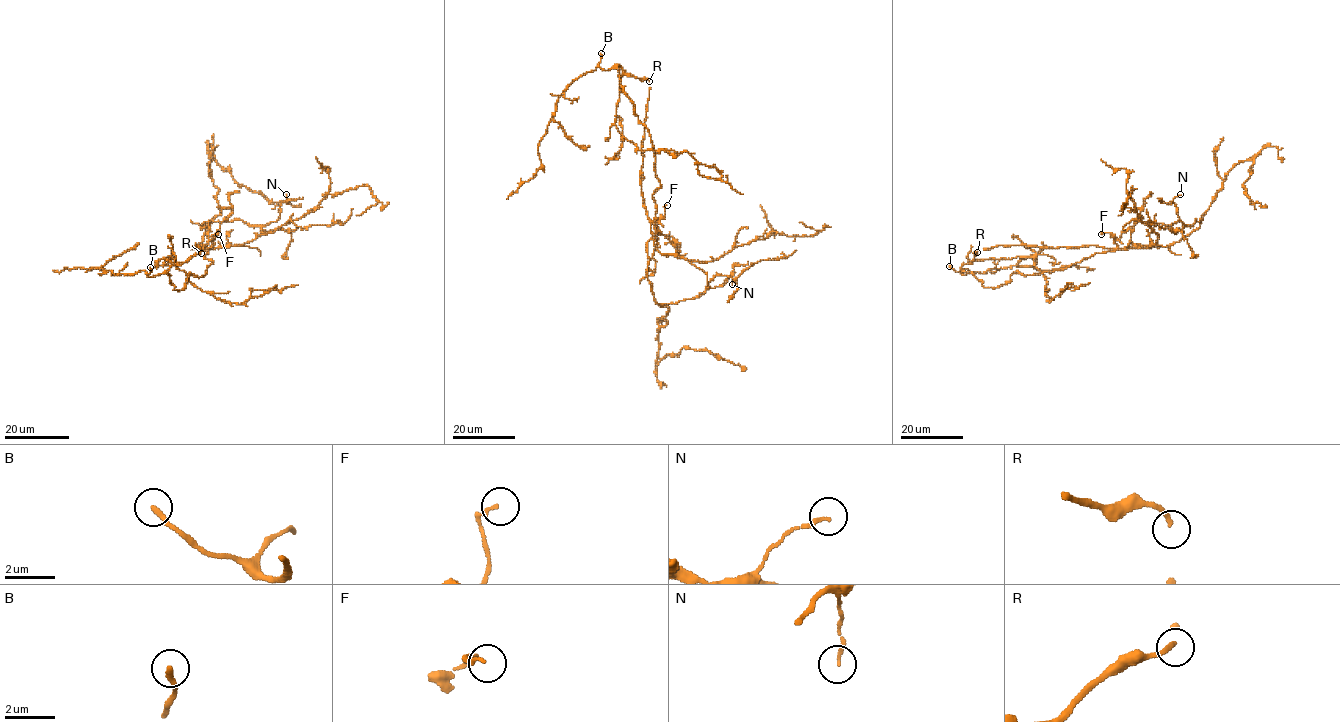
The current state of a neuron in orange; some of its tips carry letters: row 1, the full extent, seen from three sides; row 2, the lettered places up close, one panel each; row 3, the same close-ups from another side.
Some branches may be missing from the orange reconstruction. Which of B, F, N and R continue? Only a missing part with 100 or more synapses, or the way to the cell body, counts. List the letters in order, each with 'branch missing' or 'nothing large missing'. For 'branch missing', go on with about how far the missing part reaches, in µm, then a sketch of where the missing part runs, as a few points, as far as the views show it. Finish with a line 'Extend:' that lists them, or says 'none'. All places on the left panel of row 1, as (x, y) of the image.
B: branch missing | 110 µm | (150, 267), (136, 232), (101, 217), (74, 185), (72, 162), (94, 146), (87, 127), (104, 117), (101, 103)
F: nothing large missing
N: nothing large missing
R: nothing large missing
Extend: B

